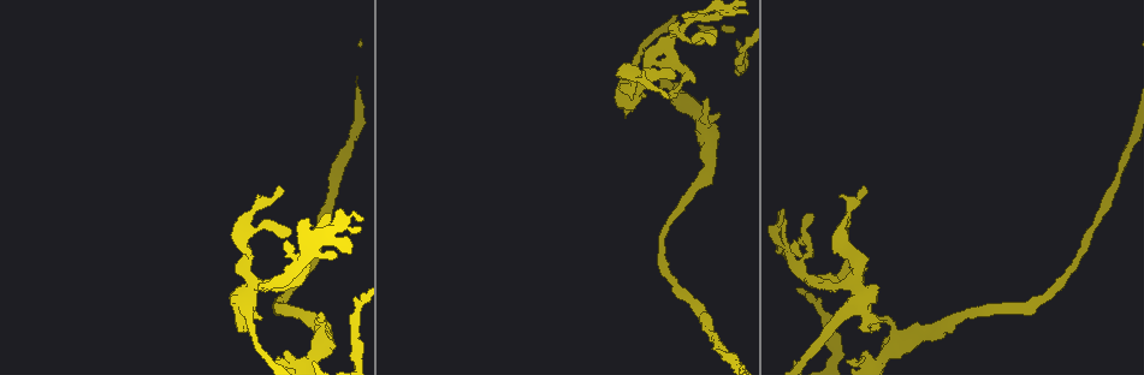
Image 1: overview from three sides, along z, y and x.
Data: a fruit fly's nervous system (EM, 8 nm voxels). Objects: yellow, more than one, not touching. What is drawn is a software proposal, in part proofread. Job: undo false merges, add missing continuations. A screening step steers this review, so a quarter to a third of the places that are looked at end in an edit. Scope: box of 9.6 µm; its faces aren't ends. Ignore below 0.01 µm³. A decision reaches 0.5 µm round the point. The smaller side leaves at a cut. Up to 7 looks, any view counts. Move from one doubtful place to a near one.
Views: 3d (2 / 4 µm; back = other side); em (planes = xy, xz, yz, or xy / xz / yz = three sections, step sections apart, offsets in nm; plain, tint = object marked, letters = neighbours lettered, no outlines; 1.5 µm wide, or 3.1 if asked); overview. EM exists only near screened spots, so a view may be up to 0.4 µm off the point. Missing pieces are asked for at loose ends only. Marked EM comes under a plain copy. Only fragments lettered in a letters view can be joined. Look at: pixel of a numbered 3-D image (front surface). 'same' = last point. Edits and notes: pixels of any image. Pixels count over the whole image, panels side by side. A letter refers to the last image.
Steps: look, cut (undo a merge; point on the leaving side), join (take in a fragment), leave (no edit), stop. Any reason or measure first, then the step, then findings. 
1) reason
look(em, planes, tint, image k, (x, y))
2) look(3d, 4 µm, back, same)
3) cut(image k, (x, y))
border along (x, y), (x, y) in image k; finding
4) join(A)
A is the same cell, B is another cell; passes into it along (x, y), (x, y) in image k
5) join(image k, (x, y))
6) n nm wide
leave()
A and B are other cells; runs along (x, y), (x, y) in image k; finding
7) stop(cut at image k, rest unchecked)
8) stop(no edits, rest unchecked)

an open end
look(em, planes, letters, image 1, (709, 99))

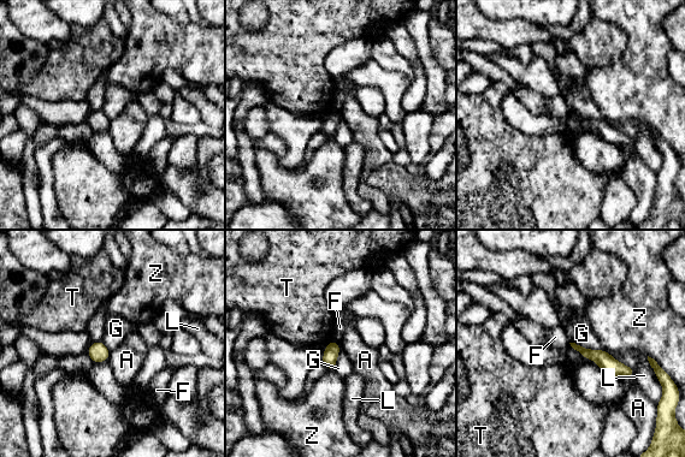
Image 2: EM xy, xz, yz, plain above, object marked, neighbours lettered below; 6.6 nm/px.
leave()
A, F, G, L, T and Z are other cells; no lettered fragment goes on from it

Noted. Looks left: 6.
thick turns thin
look(em, planes, letters, image 1, (282, 277))

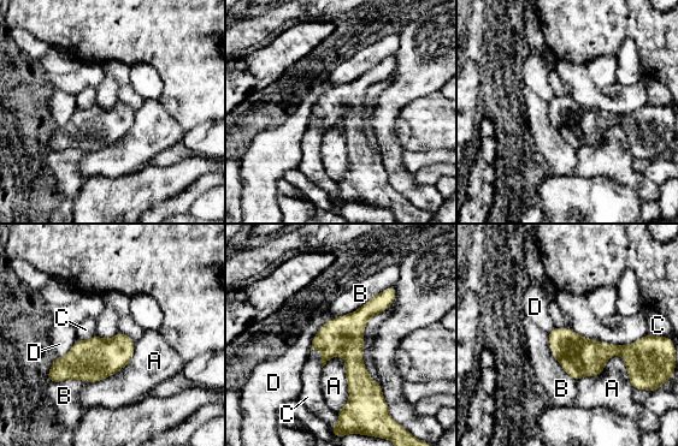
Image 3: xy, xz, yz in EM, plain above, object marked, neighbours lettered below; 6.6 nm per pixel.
leave()
A, B, C and D are other cells; runs along (393, 290), (354, 326), (347, 411) in image 3; one cell here

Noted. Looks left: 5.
stop(no edits, rest unchecked)

